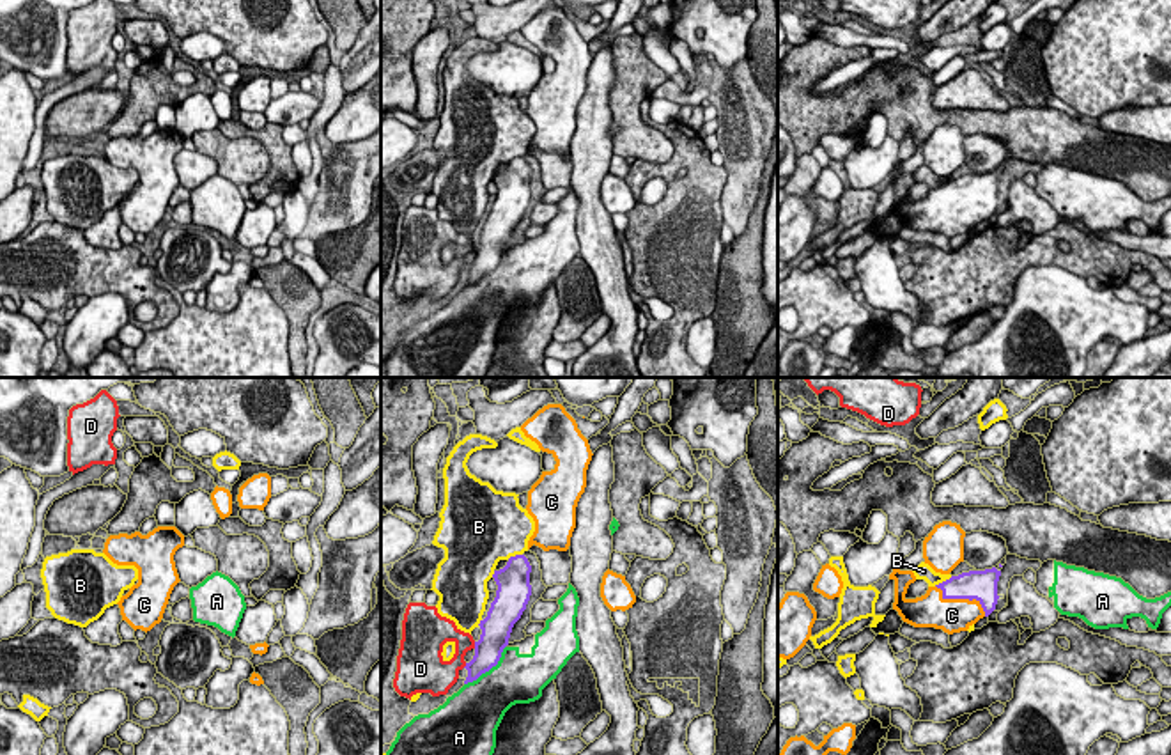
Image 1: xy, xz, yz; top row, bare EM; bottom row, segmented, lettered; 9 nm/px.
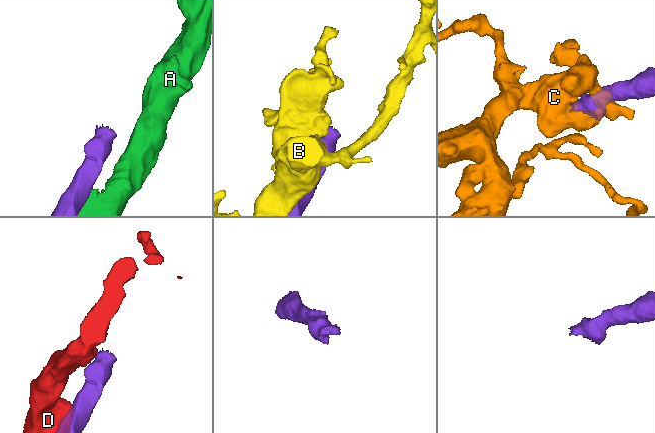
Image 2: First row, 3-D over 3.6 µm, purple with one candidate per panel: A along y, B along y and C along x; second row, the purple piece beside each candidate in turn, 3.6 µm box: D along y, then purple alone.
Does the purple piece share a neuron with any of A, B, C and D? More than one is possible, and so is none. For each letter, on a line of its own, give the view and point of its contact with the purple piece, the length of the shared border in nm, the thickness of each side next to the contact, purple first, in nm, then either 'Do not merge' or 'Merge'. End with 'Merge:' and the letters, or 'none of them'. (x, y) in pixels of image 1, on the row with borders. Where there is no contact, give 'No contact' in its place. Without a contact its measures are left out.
A: Touches purple at xz (489, 669). Shared border 550 nm. Thickness 260 nm (purple) against 440 nm. Do not merge
B: Touches purple at yz (943, 582). Shared border 190 nm. Thickness 260 nm (purple) against 160 nm. Do not merge
C: Touches purple at yz (962, 598). Shared border 550 nm. Thickness 280 nm (purple) against 320 nm. Merge
D: Touches purple at xz (475, 646). Shared border 70 nm. Thickness 280 nm (purple) against 170 nm. Do not merge
Merge: C

